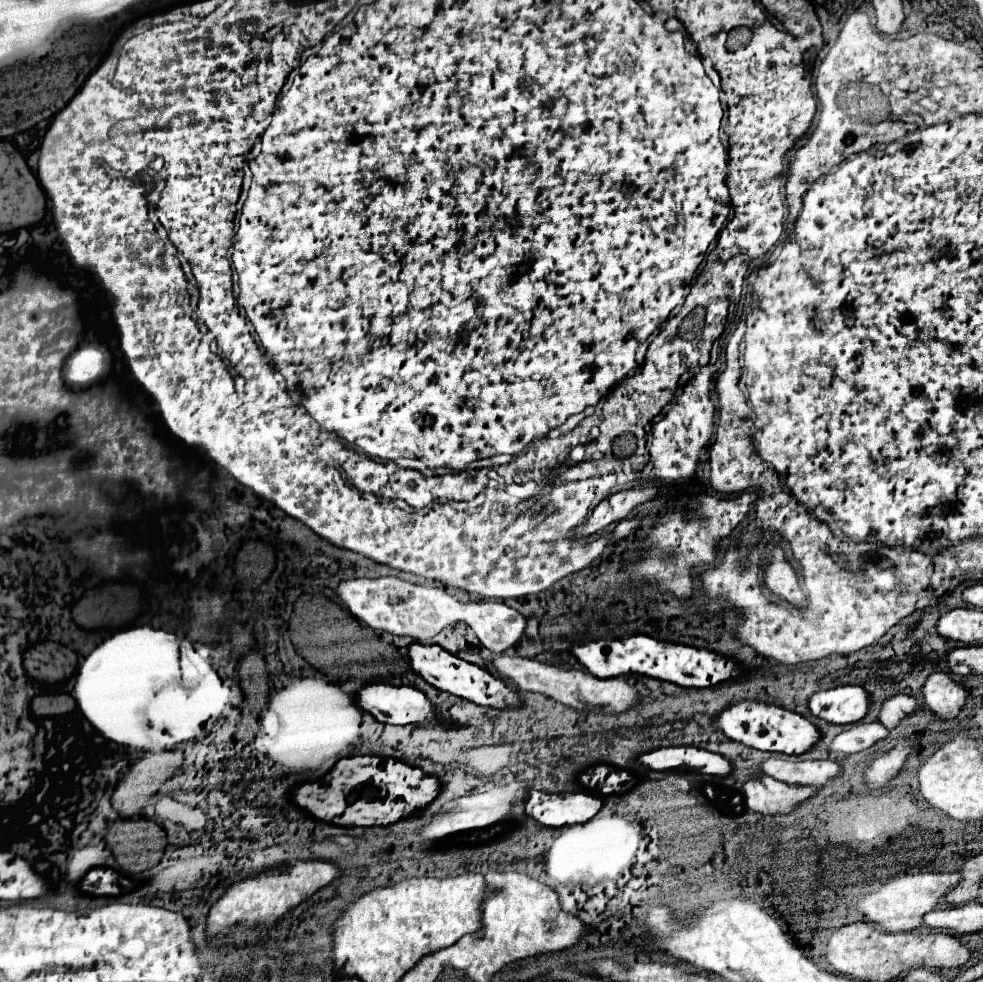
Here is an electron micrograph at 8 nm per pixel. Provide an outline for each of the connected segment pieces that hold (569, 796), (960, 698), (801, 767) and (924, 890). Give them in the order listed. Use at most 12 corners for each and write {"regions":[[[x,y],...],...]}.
{"regions":[[[530,789],[524,815],[544,827],[592,819],[602,801],[588,793]],[[932,673],[922,685],[926,707],[952,719],[966,691],[946,673]],[[768,757],[762,773],[788,785],[826,785],[840,775],[832,759]],[[960,873],[902,875],[860,897],[882,931],[916,929]]]}

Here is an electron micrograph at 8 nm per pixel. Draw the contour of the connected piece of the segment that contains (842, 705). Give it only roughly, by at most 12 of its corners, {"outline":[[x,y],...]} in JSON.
{"outline":[[856,685],[816,691],[812,715],[854,723],[868,711],[868,693]]}

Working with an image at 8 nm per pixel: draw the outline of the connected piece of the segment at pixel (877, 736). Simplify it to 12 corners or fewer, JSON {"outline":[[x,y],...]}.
{"outline":[[874,723],[848,725],[828,751],[860,753],[888,735]]}

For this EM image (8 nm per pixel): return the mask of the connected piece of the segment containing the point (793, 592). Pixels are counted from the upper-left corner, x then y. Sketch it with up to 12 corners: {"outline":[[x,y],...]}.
{"outline":[[774,549],[764,585],[802,607],[806,597],[784,551]]}

